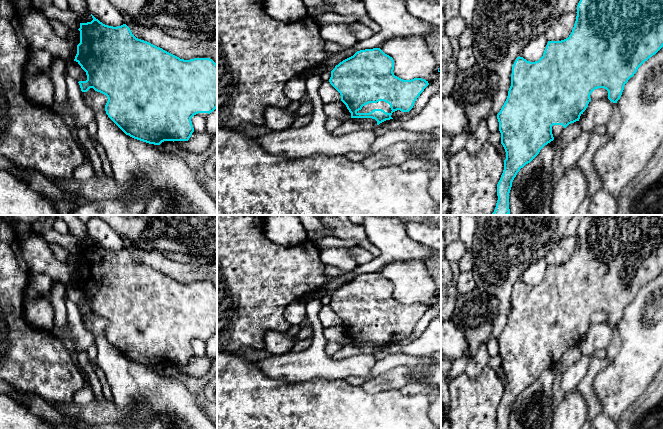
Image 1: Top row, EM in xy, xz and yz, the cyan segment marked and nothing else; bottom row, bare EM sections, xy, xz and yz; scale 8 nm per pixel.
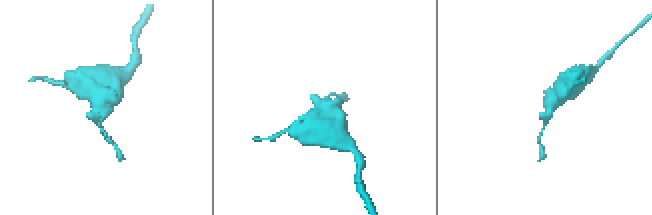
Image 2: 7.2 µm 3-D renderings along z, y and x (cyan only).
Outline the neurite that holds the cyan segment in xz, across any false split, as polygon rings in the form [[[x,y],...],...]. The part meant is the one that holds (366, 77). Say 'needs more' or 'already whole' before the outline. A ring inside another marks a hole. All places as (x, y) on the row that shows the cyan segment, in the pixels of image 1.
needs more | [[[380,48],[365,49],[357,51],[353,56],[343,60],[331,71],[330,84],[340,93],[341,101],[346,105],[351,113],[351,118],[372,118],[380,123],[393,119],[392,113],[400,110],[409,112],[417,98],[429,85],[428,81],[422,78],[403,80],[393,73],[394,60],[385,54]]]

